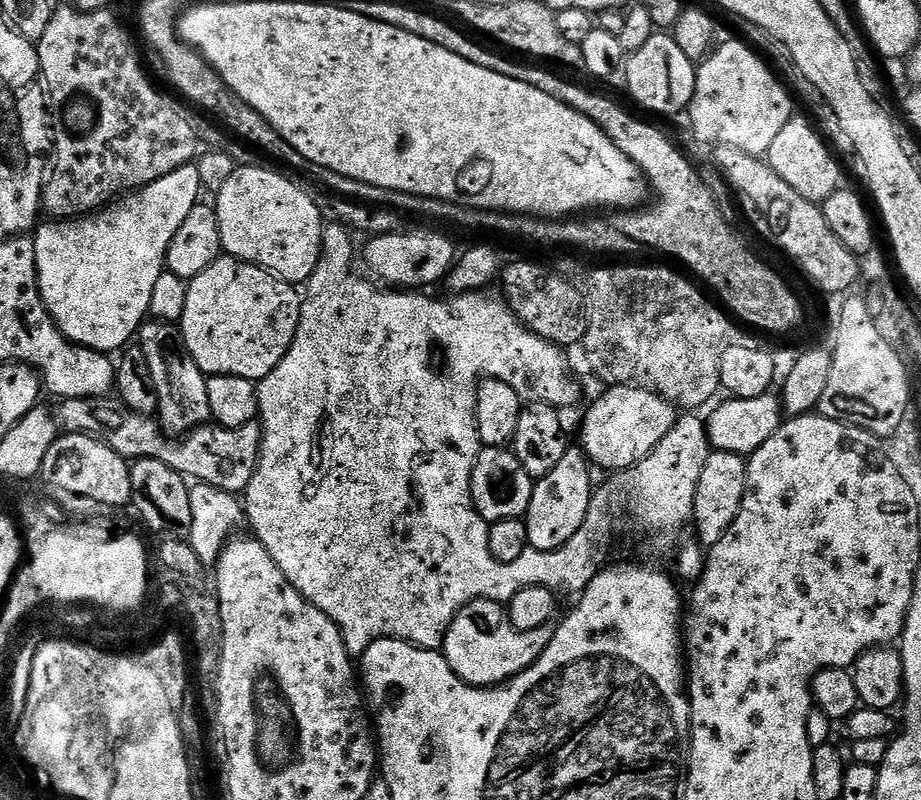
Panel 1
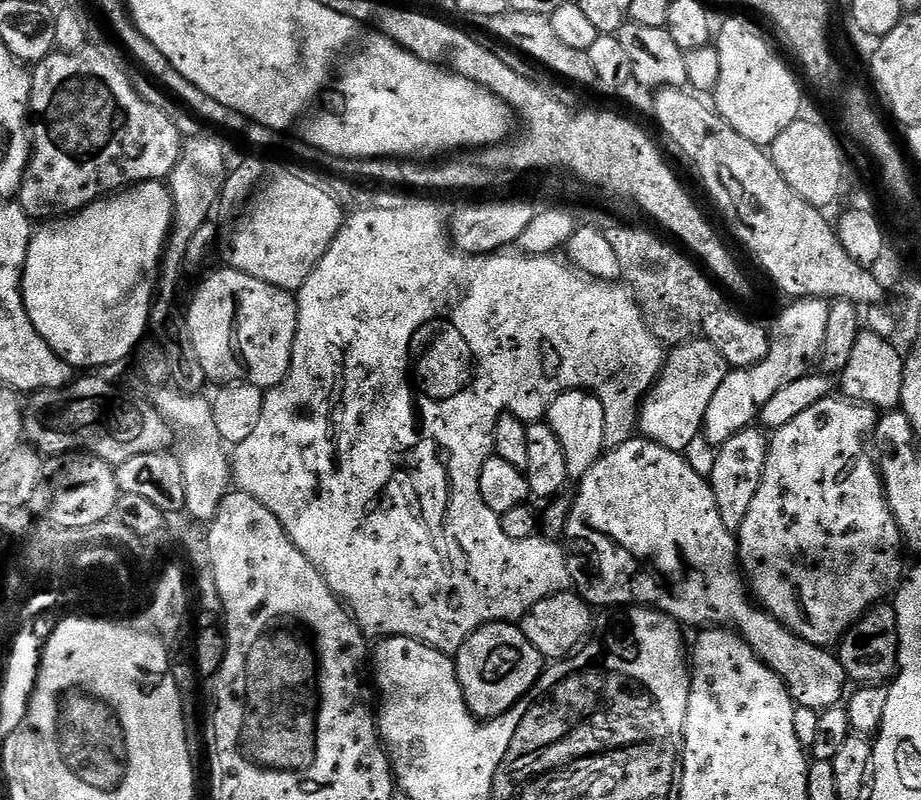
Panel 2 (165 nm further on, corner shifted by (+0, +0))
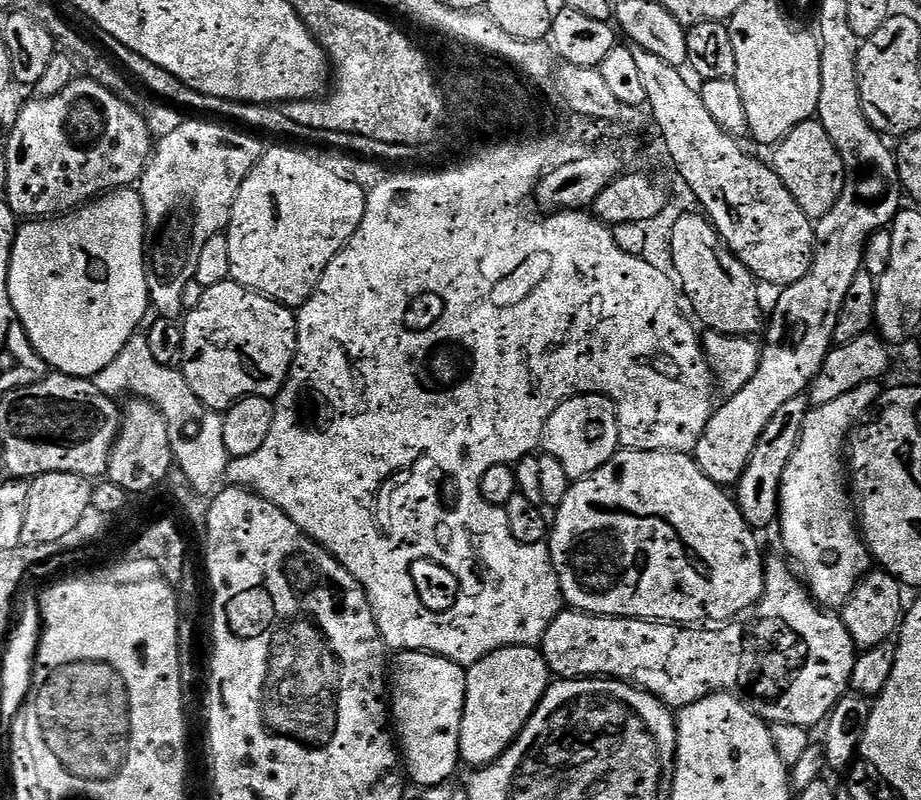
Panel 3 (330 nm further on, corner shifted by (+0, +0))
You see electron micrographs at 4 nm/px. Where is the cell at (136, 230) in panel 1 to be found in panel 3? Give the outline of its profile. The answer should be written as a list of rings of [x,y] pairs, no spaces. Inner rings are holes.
[[[132,186],[113,188],[73,211],[21,223],[12,247],[8,289],[34,350],[49,369],[61,376],[85,378],[106,370],[122,354],[122,346],[141,331],[144,315],[150,312],[144,202],[139,191]]]

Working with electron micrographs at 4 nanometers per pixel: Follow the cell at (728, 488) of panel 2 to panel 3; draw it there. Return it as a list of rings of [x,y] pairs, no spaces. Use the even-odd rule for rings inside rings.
[[[803,395],[790,398],[790,402],[786,402],[786,406],[782,406],[782,410],[778,410],[778,414],[774,414],[774,418],[770,418],[742,478],[734,485],[736,505],[746,518],[748,527],[753,530],[768,528],[771,524],[773,527],[777,523],[782,474],[786,474],[786,462],[790,462],[790,458],[798,446],[798,438],[802,434],[802,426],[806,422],[806,414],[809,410],[809,401]]]

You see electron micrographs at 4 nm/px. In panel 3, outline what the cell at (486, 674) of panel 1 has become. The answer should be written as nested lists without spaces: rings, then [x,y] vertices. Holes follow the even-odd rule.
[[[526,644],[499,648],[467,669],[460,760],[473,769],[493,764],[520,737],[550,683],[543,651]]]

